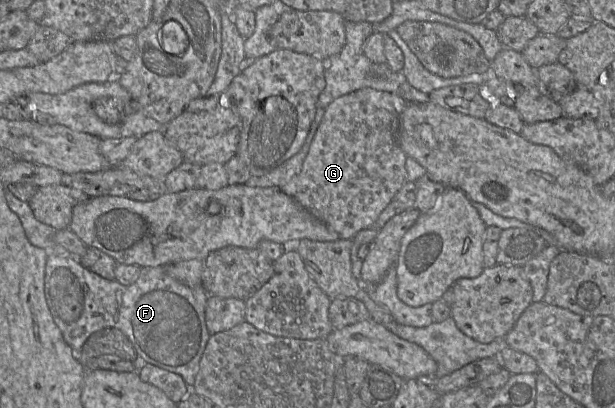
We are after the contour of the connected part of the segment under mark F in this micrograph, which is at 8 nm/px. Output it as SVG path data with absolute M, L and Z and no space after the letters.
M51 254L46 262L44 293L54 322L74 352L79 353L94 332L117 328L128 337L144 362L179 374L186 384L194 385L210 337L205 321L208 294L203 286L190 288L168 275L164 267L143 267L138 280L124 286L117 280L109 281L88 270L76 257L64 258Z

